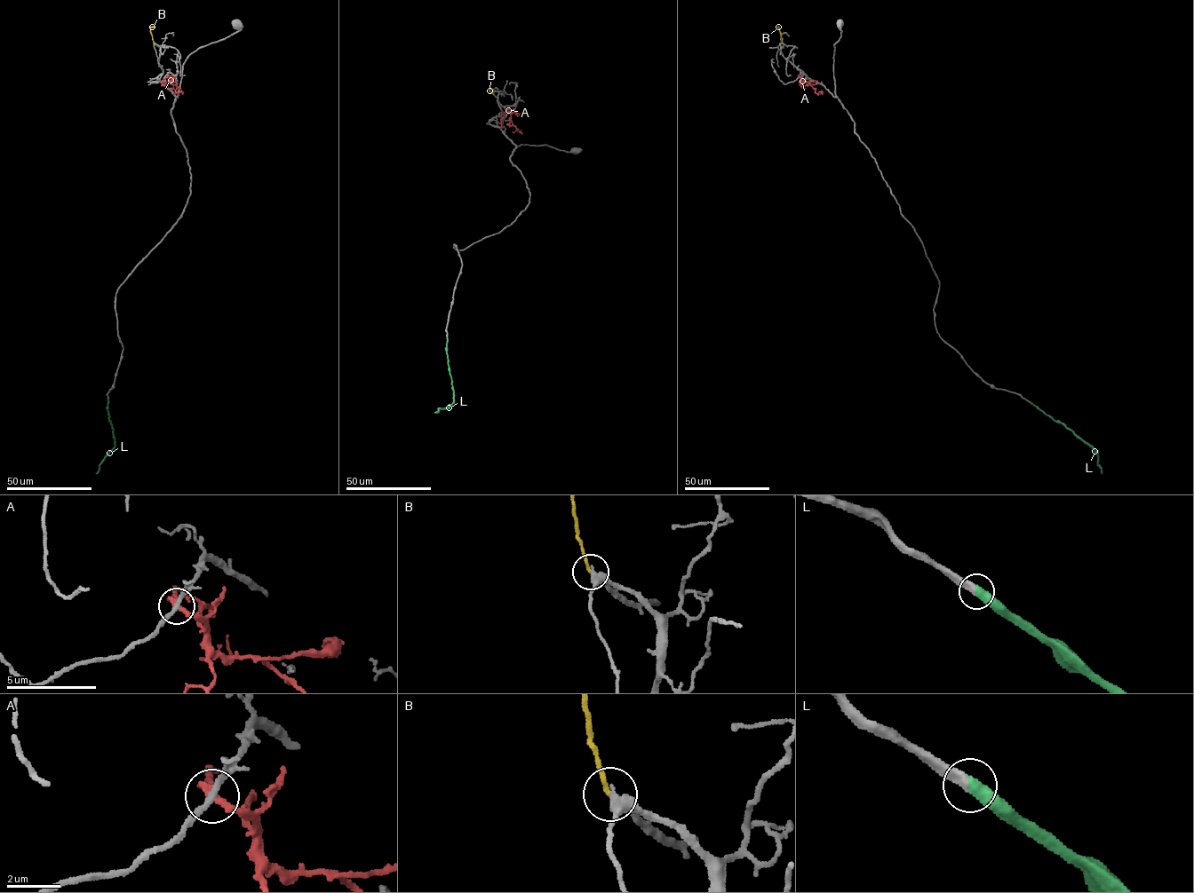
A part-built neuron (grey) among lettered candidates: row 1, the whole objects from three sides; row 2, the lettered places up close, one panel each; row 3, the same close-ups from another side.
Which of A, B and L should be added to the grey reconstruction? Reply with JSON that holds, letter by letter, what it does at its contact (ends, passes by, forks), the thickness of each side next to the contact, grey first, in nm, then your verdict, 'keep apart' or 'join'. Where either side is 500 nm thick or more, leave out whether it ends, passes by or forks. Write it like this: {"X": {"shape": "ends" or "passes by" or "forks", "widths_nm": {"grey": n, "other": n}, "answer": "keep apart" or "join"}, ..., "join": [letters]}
{"A": {"shape": "ends", "widths_nm": {"grey": 220, "other": 360}, "answer": "keep apart"}, "B": {"shape": "ends", "widths_nm": {"grey": 260, "other": 200}, "answer": "keep apart"}, "L": {"shape": "ends", "widths_nm": {"grey": 440, "other": 480}, "answer": "join"}, "join": ["L"]}

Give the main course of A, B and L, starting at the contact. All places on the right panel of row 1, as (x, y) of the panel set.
A: (799, 76), (816, 93), (821, 91), (823, 94)
B: (782, 43), (779, 27)
L: (1030, 401), (1063, 423), (1097, 453), (1101, 473)

